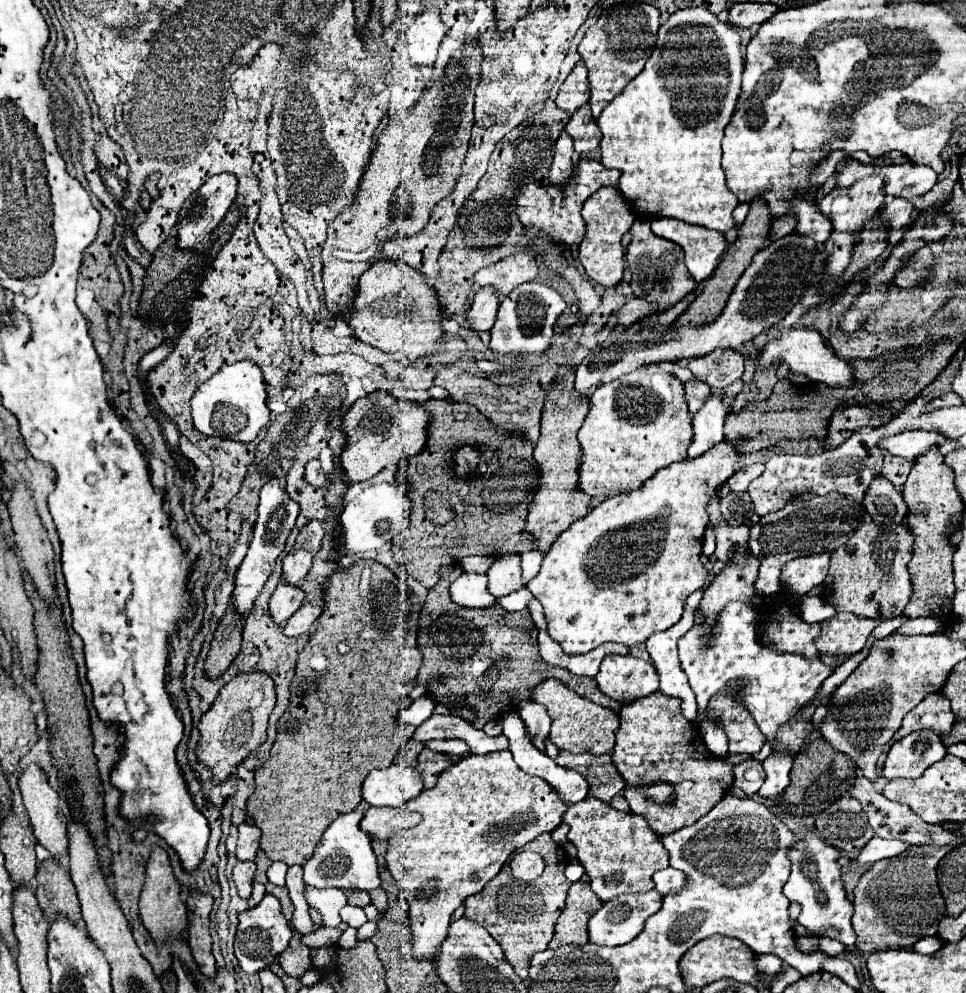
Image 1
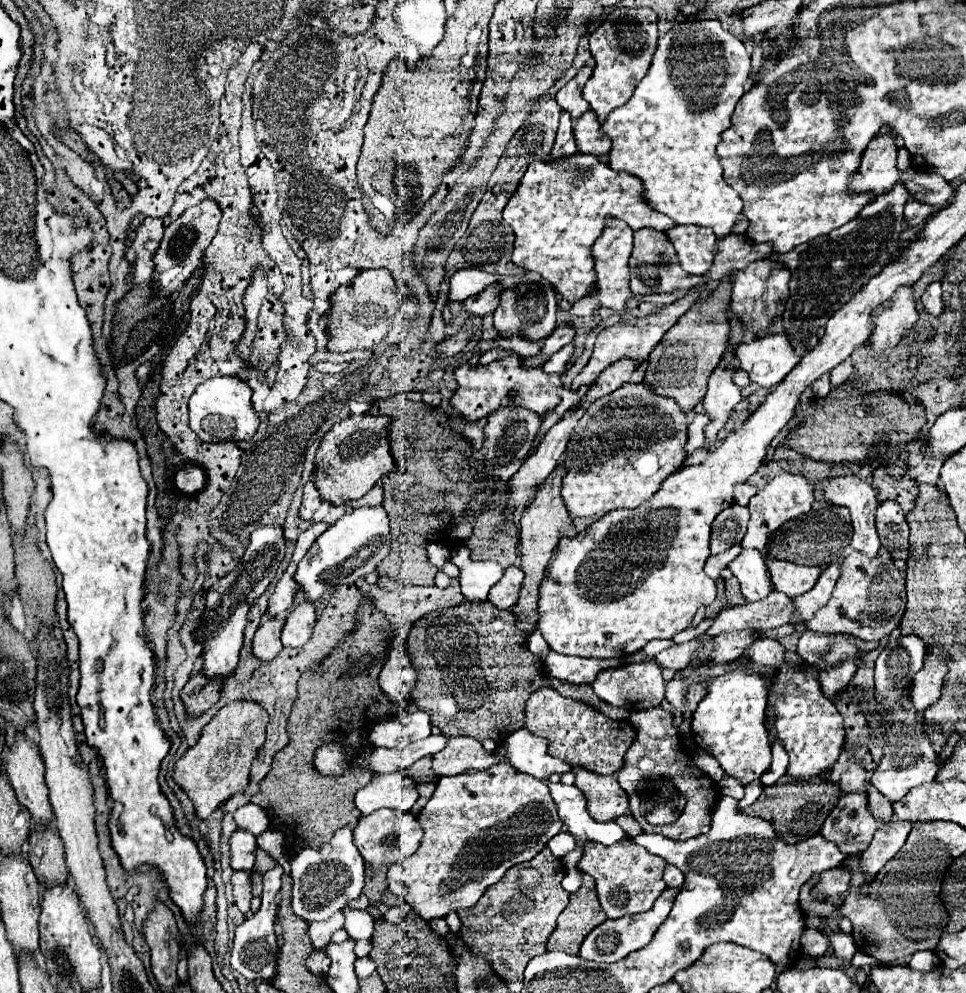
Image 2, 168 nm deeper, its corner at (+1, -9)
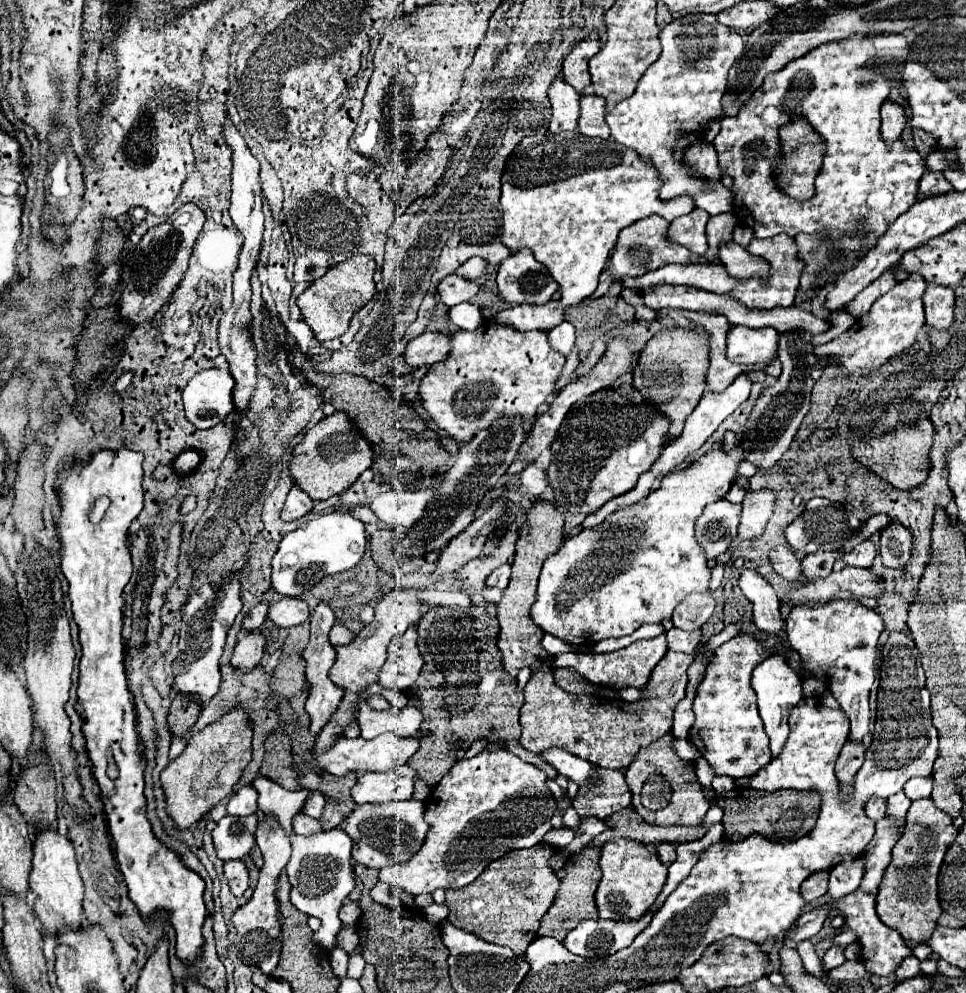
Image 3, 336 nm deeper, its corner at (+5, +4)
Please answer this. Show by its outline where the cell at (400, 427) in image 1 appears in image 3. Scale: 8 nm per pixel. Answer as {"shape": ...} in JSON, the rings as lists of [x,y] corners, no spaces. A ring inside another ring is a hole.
{"shape":[[[334,412],[306,432],[304,440],[294,448],[292,456],[294,458],[290,464],[290,474],[294,482],[304,492],[308,492],[312,500],[318,502],[348,490],[356,482],[356,478],[370,468],[374,452],[354,420],[346,412]]]}

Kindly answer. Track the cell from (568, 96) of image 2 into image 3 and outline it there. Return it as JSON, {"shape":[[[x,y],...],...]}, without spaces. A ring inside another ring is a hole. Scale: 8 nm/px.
{"shape":[[[590,34],[586,40],[582,40],[564,60],[564,68],[562,68],[562,78],[566,80],[566,84],[574,86],[580,94],[584,92],[584,88],[590,84],[590,74],[588,74],[588,62],[590,58],[600,50],[602,42],[598,34]]]}

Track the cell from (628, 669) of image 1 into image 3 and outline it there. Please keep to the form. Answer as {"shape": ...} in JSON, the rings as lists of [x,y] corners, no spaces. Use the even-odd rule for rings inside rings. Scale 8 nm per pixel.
{"shape":[[[664,634],[650,638],[650,640],[638,640],[622,650],[610,652],[610,654],[582,654],[582,652],[564,652],[560,656],[554,658],[554,666],[562,668],[562,666],[572,666],[578,674],[582,674],[588,682],[598,684],[598,686],[606,686],[606,688],[614,688],[614,690],[624,690],[624,688],[638,688],[642,690],[646,686],[646,680],[650,680],[650,674],[654,670],[654,666],[664,658],[666,654],[666,638]]]}

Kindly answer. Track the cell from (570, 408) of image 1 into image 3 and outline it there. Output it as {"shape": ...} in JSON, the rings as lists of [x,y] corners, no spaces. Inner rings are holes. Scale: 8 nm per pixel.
{"shape":[[[540,498],[534,504],[534,510],[526,514],[526,526],[518,526],[518,542],[516,542],[516,556],[512,562],[512,578],[508,588],[502,594],[502,600],[498,604],[498,622],[500,622],[500,634],[498,634],[498,648],[502,652],[502,666],[504,670],[516,678],[518,670],[524,666],[530,666],[532,670],[552,670],[554,668],[554,656],[548,654],[540,646],[542,628],[532,620],[530,608],[534,604],[534,592],[538,584],[538,576],[542,570],[544,560],[558,550],[558,546],[564,540],[564,514],[558,512],[556,504]]]}

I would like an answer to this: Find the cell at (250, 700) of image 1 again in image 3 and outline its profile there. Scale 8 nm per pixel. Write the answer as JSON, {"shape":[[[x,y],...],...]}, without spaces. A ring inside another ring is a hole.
{"shape":[[[230,710],[218,722],[194,732],[184,752],[162,770],[160,780],[168,796],[166,810],[180,830],[196,824],[220,800],[232,794],[252,758],[252,732],[254,726],[250,726],[250,718],[246,720],[244,710]]]}

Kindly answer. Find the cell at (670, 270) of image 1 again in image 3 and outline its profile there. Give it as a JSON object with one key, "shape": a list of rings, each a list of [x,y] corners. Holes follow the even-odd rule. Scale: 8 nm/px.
{"shape":[[[648,216],[648,218],[642,218],[630,226],[626,226],[620,232],[614,252],[610,256],[610,262],[602,274],[602,284],[606,282],[606,288],[608,288],[610,282],[614,282],[614,278],[622,276],[622,274],[640,276],[650,270],[658,270],[666,264],[672,264],[672,262],[690,264],[690,250],[668,240],[668,222],[662,216]],[[640,264],[642,264],[642,268],[640,268]]]}

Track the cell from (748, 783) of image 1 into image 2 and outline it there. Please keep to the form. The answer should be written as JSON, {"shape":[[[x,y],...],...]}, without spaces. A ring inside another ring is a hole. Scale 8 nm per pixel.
{"shape":[[[722,779],[718,783],[718,789],[722,795],[728,795],[728,797],[734,797],[734,799],[742,799],[744,797],[744,787],[736,781],[736,779]]]}

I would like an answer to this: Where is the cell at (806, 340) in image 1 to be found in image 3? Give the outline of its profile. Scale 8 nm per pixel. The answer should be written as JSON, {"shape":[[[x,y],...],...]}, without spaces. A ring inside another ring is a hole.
{"shape":[[[734,326],[728,332],[728,358],[738,364],[772,364],[778,356],[780,334],[774,328]]]}

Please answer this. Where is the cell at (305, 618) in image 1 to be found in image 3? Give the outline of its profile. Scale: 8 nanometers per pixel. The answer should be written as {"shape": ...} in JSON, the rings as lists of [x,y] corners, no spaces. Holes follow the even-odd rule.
{"shape":[[[282,598],[274,606],[270,606],[268,616],[278,628],[292,628],[296,624],[306,622],[310,616],[310,610],[308,610],[308,604],[304,600]]]}

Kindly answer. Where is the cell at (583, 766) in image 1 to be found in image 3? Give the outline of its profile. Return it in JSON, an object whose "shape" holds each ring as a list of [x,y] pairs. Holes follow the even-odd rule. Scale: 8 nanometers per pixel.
{"shape":[[[596,768],[596,772],[602,782],[598,782],[598,786],[580,786],[572,806],[582,818],[596,816],[604,820],[610,814],[630,806],[632,794],[628,790],[622,770]]]}

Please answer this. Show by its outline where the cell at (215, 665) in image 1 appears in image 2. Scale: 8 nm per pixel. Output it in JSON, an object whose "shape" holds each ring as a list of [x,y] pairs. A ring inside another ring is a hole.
{"shape":[[[200,673],[194,675],[180,691],[186,715],[194,717],[206,713],[220,699],[220,687],[222,683],[206,683],[206,679],[200,677]]]}

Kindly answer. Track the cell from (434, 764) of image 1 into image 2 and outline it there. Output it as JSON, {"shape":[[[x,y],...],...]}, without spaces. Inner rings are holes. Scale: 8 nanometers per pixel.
{"shape":[[[422,783],[422,785],[418,785],[418,793],[420,793],[420,799],[416,801],[416,805],[414,805],[412,813],[420,813],[420,811],[424,809],[424,805],[426,805],[426,803],[428,803],[428,799],[432,797],[434,789],[436,789],[436,785],[432,785],[432,783]]]}

